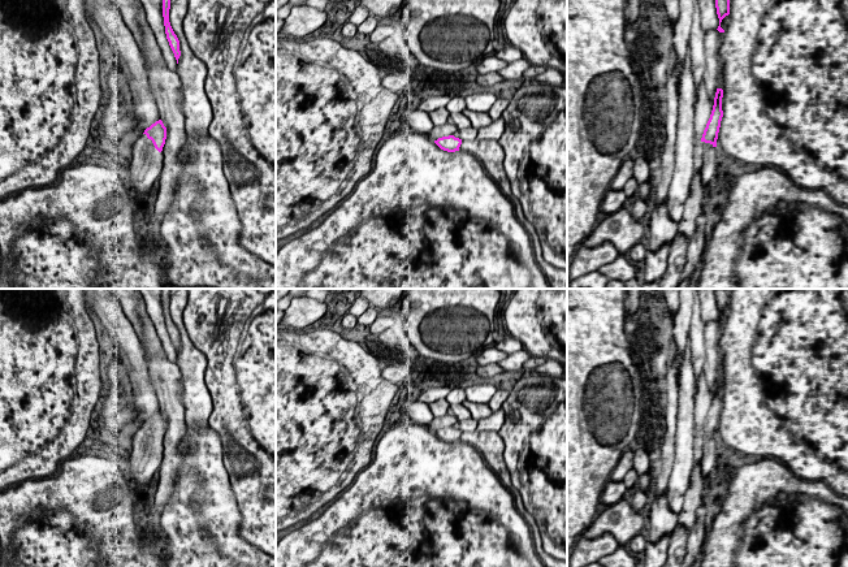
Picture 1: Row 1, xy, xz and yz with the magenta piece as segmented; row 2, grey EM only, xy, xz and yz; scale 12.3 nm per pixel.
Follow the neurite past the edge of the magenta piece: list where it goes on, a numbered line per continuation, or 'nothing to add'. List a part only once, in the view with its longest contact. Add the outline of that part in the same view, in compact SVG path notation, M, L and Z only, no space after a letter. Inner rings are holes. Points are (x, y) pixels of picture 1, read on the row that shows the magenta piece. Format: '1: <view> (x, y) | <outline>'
1: xy (145, 171) | M142 134L133 146L127 183L137 199L153 191L163 170L163 160L156 159L159 153L146 134Z

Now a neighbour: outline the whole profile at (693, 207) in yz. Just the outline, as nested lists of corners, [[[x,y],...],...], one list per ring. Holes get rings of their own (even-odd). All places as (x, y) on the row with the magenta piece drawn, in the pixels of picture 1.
[[[705,81],[698,86],[698,96],[695,109],[695,155],[693,155],[693,176],[689,189],[689,196],[684,204],[682,221],[678,224],[678,233],[691,241],[696,230],[696,220],[704,212],[704,202],[708,196],[706,189],[701,182],[702,168],[702,134],[713,111],[714,100],[710,100],[706,92]]]

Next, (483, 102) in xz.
[[[480,92],[464,98],[468,111],[483,113],[488,113],[497,99],[498,98],[492,92]]]

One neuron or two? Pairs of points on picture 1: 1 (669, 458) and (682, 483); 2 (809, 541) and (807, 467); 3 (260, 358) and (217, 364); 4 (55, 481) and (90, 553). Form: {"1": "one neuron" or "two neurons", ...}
{"1": "two neurons", "2": "two neurons", "3": "one neuron", "4": "one neuron"}

